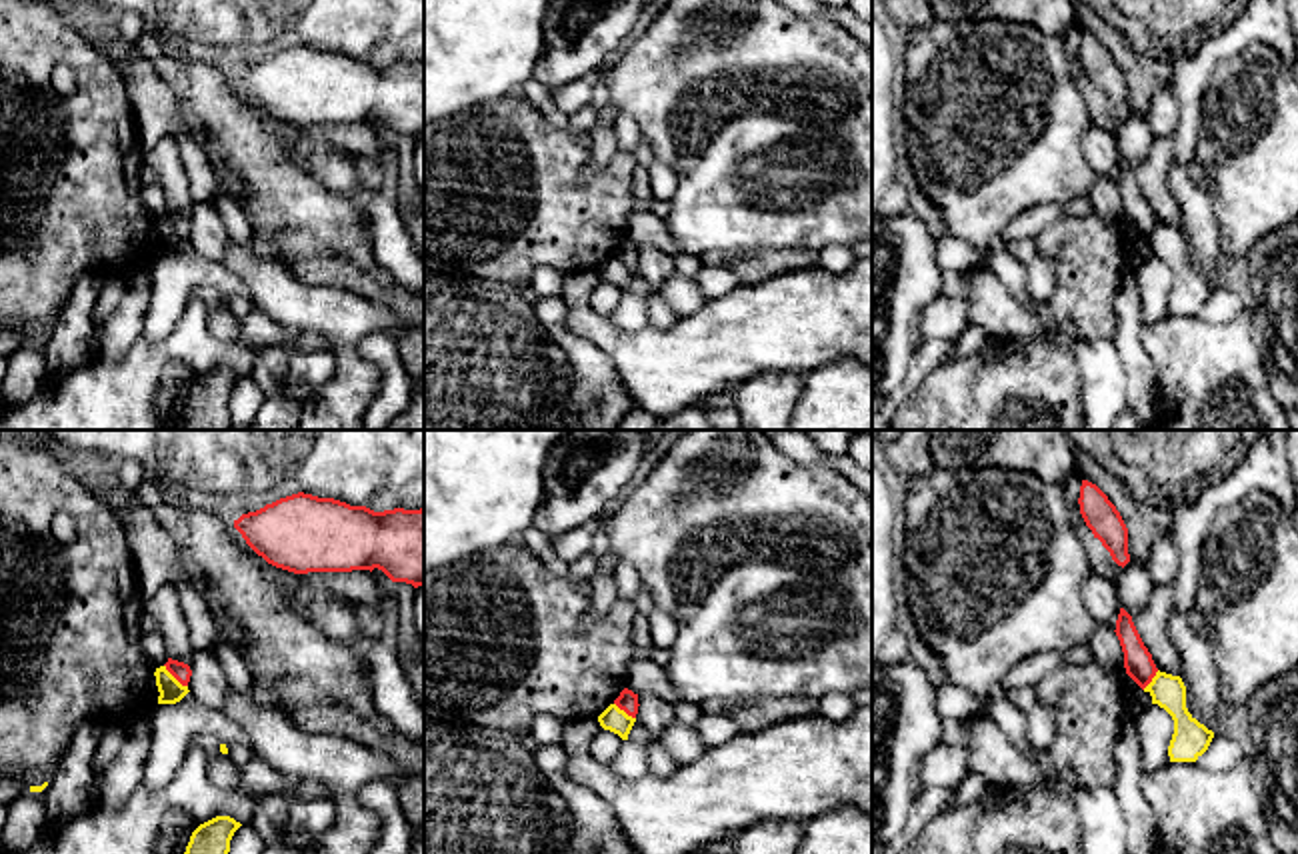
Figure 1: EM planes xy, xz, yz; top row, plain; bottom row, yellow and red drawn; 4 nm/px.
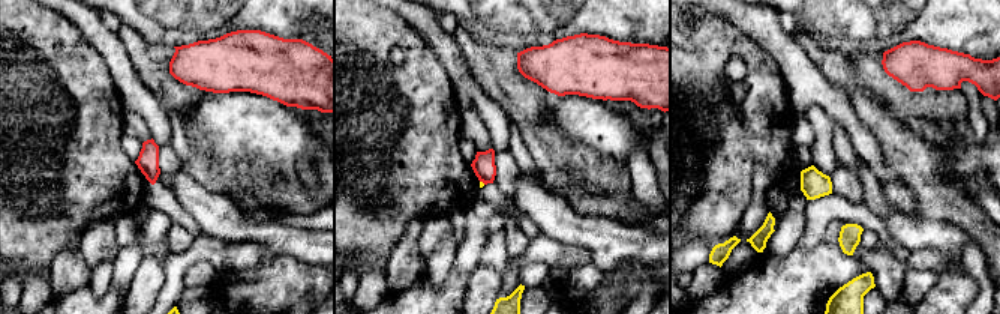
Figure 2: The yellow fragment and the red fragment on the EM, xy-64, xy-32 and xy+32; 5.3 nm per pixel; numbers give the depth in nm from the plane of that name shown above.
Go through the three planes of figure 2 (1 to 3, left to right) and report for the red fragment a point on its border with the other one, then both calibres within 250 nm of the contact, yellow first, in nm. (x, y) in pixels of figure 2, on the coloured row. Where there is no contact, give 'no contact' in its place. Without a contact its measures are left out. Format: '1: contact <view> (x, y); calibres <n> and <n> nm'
1: no contact
2: contact xy-32 (482, 182); calibres 20 and 120 nm
3: no contact

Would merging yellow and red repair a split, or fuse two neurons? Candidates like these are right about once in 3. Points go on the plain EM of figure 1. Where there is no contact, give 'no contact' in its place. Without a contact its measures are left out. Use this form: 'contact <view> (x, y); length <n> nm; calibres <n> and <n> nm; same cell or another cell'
contact xy (172, 228); length 130 nm; calibres 100 and 70 nm; another cell

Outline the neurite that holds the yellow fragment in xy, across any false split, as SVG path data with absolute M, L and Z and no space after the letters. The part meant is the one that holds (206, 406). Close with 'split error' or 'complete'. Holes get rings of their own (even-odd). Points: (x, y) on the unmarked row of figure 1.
M216 368L200 376L186 398L174 430L232 430L230 392L242 376L230 368Z | complete

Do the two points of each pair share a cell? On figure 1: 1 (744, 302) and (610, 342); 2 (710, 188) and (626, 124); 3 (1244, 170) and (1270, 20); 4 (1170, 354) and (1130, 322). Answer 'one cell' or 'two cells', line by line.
1: one cell
2: two cells
3: two cells
4: two cells

